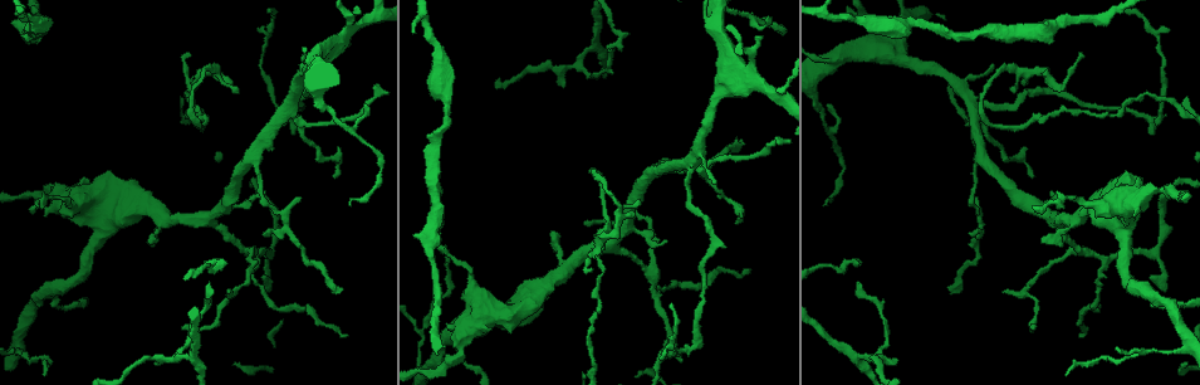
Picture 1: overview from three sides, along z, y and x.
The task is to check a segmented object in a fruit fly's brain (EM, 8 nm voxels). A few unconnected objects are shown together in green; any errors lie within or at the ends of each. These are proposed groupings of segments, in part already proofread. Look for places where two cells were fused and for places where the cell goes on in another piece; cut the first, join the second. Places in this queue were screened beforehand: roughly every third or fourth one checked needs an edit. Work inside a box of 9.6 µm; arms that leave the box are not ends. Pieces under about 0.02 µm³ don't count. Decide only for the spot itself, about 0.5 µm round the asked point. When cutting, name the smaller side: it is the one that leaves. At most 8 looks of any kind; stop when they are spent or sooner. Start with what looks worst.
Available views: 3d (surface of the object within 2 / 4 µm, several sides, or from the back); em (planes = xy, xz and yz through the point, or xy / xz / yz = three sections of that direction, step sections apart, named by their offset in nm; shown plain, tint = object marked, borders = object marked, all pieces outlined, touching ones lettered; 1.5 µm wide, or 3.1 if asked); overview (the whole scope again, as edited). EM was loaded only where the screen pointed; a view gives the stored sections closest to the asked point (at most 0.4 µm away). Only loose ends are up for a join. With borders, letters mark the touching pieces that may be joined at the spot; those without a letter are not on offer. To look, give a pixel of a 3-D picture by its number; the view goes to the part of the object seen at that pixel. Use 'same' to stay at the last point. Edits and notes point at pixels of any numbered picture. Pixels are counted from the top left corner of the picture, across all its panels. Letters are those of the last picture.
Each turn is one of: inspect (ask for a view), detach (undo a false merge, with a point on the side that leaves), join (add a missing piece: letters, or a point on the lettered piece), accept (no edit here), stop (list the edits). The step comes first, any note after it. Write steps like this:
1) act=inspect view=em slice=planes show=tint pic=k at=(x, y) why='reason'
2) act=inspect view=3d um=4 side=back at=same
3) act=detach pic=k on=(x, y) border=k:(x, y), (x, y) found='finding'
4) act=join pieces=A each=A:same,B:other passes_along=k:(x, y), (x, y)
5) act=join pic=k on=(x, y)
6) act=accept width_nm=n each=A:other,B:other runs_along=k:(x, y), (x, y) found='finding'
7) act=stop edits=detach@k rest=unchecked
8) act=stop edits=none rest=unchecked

act=inspect view=em slice=planes show=tint pic=1 at=(593, 270) why='free end'

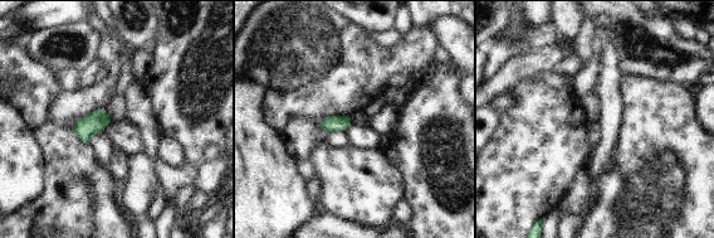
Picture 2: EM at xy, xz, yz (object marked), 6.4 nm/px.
act=inspect view=em slice=planes show=borders at=same

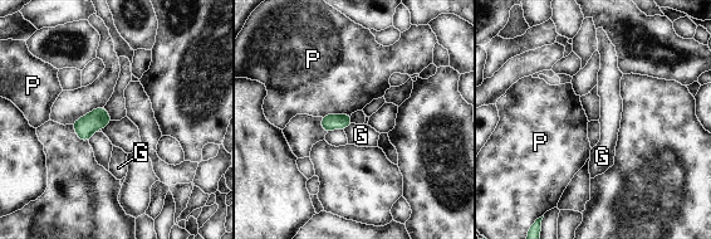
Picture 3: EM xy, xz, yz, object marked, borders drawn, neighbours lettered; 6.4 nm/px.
act=accept each=G:other,P:other border=3:(352, 122), (344, 130) found='no lettered piece goes on from it'

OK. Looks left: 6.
act=inspect view=3d um=4 pic=1 at=(672, 306) why='long arm stops here'

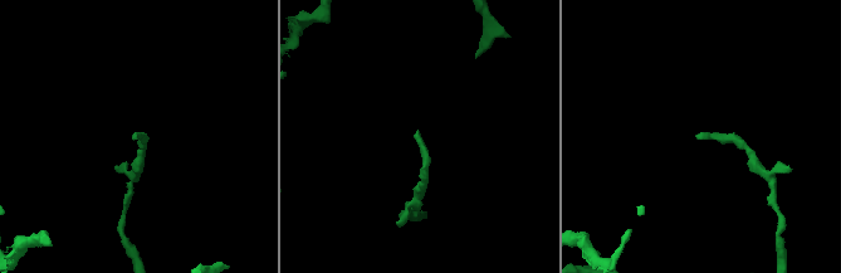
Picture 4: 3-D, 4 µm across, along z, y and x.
act=inspect view=em slice=xy step=4 show=borders pic=4 at=(135, 138)

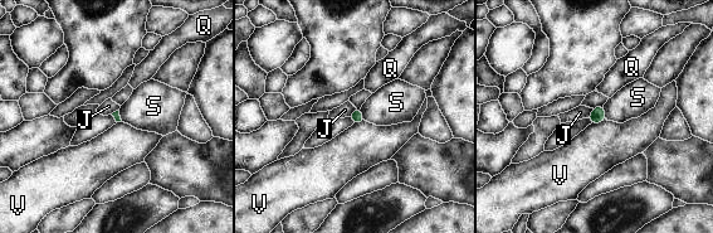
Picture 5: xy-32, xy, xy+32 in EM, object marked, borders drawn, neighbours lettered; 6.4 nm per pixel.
act=accept each=J:other,Q:other,S:other,V:other border=5:(605, 119), (591, 124) found='no lettered piece goes on from it'

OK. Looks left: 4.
act=inspect view=em slice=planes show=borders pic=1 at=(566, 86) why='tapers out'

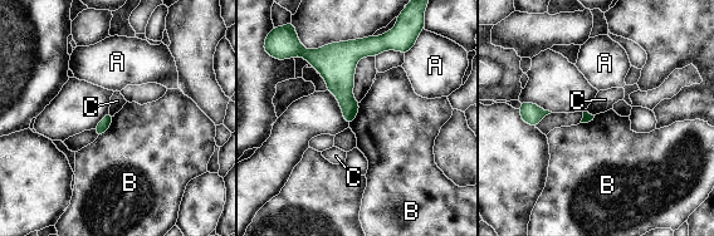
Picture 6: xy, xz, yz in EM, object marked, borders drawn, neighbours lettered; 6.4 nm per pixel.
act=accept each=A:other,B:other,C:other border=6:(115, 116), (111, 124), (98, 137) found='no lettered piece goes on from it'

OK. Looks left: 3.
act=inspect view=3d um=4 side=back pic=1 at=(21, 348) why='thin arm on a thick one'

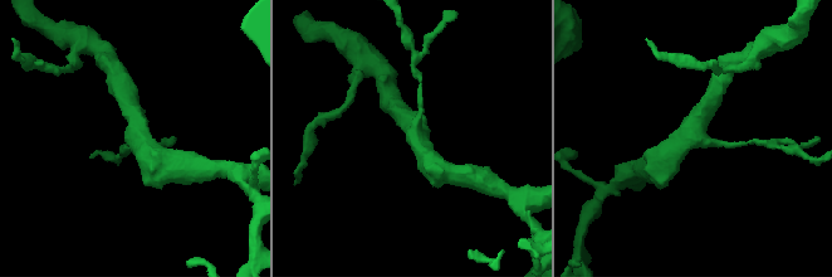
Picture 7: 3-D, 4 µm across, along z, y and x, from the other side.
act=inspect view=em slice=planes show=plain pic=7 at=(136, 139) arms=3 why='shape alone is not enough'

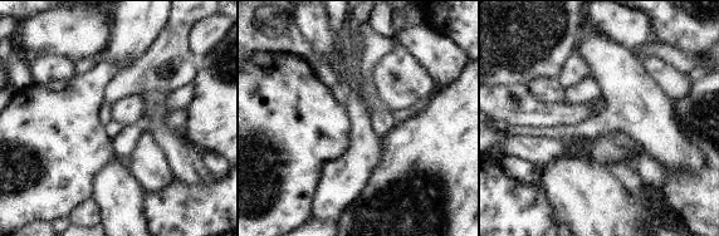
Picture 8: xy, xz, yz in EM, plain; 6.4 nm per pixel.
act=inspect view=em slice=planes show=borders at=same why='see the neighbours'

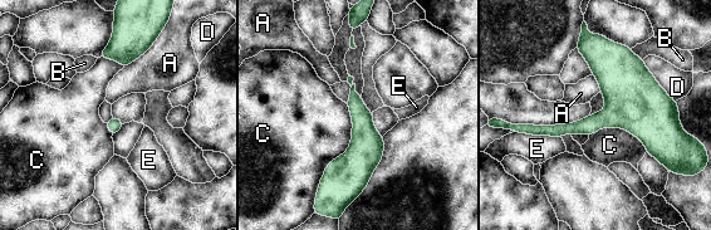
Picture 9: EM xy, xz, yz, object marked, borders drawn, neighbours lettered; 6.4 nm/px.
act=accept each=A:other,B:other,C:other,D:other,E:other found='one cell here'

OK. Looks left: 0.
act=stop edits=none rest=unchecked

